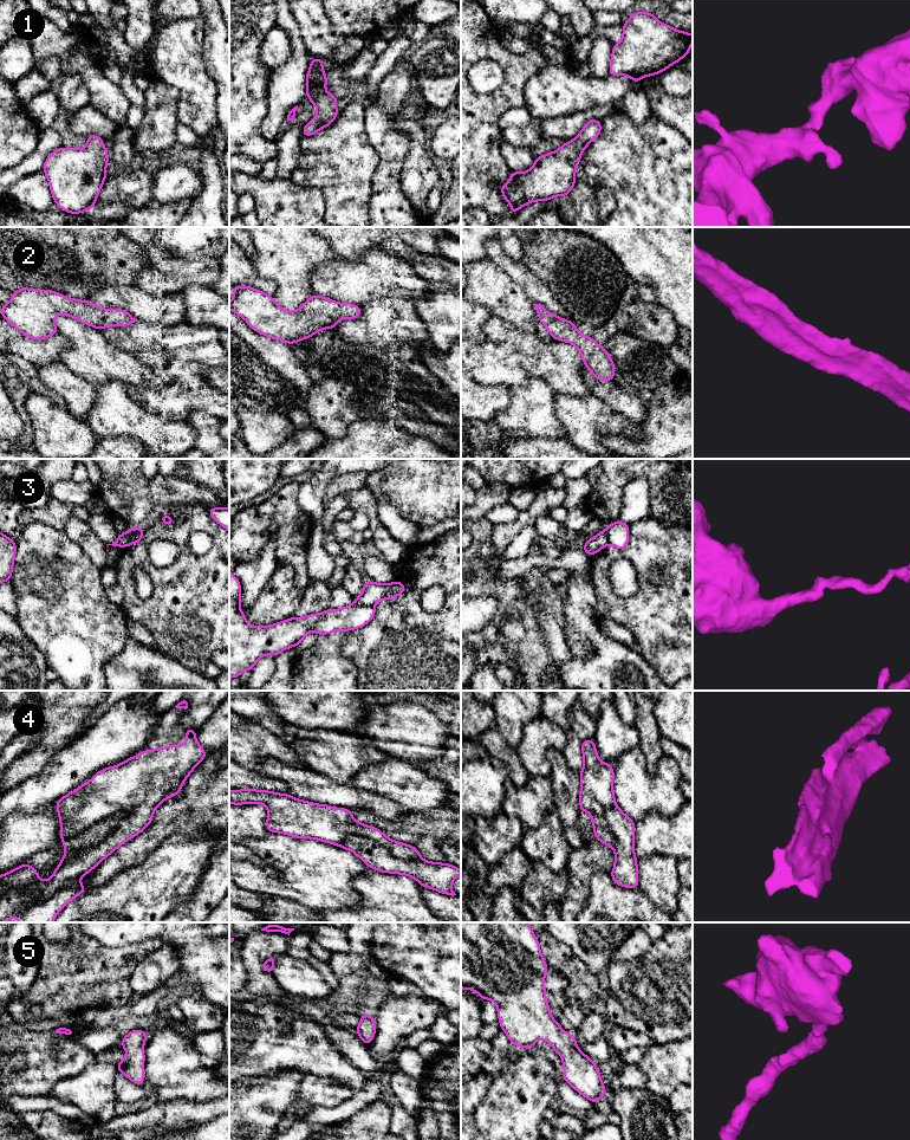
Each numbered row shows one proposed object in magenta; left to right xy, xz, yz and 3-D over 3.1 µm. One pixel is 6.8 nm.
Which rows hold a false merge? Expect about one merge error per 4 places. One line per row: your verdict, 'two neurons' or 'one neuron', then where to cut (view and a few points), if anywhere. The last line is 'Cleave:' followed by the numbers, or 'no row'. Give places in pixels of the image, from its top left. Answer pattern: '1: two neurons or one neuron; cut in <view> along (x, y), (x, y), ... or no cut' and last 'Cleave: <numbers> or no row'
1: one neuron; no cut
2: two neurons; cut in yz along (539, 305), (545, 324)
3: two neurons; cut in xz along (355, 601), (374, 606)
4: two neurons; cut in xy along (127, 813), (118, 824), (98, 843), (67, 852)
5: one neuron; no cut
Cleave: 2, 3, 4

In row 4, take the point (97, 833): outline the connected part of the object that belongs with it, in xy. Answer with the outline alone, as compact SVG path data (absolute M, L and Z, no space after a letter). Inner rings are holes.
M119 811L116 816L108 817L95 823L78 836L64 840L64 850L84 850L103 842L117 828L121 818L125 816L125 811Z

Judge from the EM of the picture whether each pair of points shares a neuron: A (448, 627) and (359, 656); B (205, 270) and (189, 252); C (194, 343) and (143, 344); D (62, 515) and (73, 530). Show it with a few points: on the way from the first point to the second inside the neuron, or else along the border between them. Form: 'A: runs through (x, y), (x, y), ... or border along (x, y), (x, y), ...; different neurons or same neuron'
A: runs through (424, 624), (387, 623), (376, 633); same neuron
B: border along (209, 257), (190, 260); different neurons
C: runs through (181, 343), (156, 344); same neuron
D: border along (73, 516), (66, 522), (63, 530); different neurons

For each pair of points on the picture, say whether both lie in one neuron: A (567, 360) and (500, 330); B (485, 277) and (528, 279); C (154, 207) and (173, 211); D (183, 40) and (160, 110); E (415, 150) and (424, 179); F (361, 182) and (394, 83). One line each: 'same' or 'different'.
A: same
B: different
C: same
D: different
E: same
F: different

